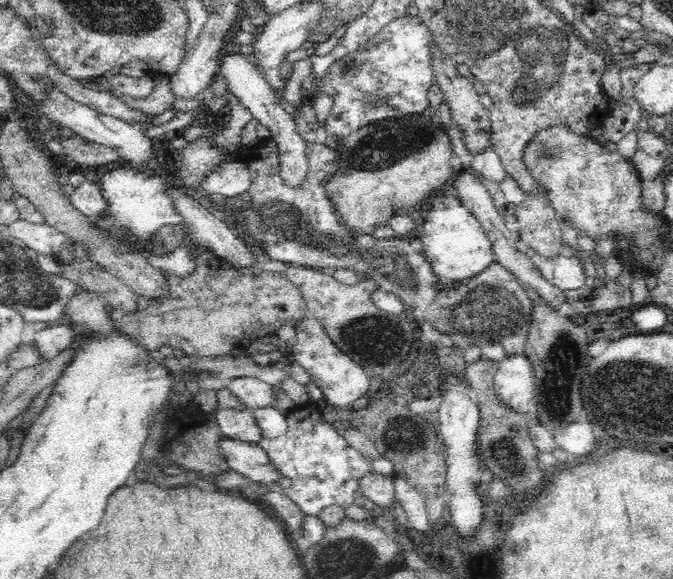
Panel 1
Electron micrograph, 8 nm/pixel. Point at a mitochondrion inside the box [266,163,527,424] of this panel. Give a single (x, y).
(375, 339)

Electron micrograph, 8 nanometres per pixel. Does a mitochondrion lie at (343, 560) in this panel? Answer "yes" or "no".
yes

